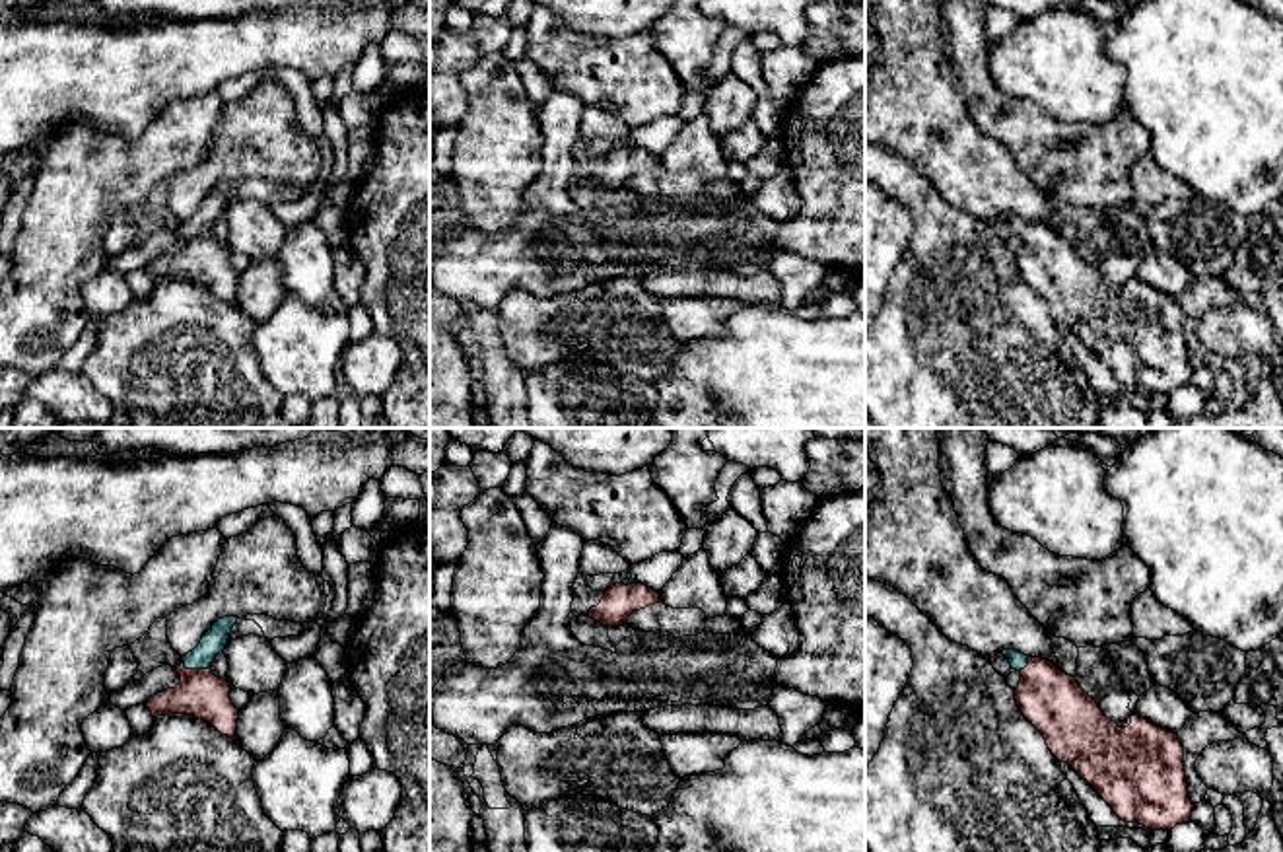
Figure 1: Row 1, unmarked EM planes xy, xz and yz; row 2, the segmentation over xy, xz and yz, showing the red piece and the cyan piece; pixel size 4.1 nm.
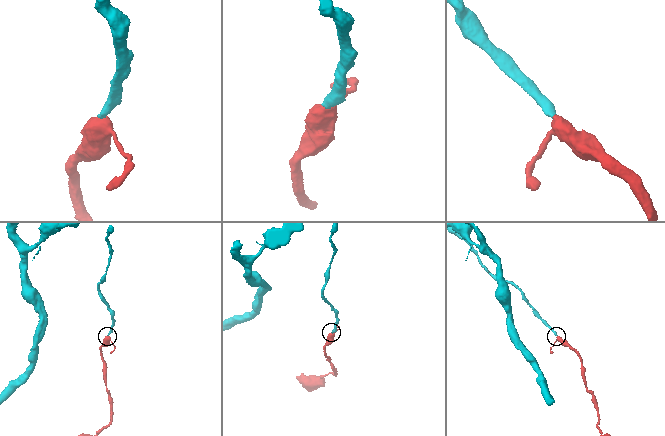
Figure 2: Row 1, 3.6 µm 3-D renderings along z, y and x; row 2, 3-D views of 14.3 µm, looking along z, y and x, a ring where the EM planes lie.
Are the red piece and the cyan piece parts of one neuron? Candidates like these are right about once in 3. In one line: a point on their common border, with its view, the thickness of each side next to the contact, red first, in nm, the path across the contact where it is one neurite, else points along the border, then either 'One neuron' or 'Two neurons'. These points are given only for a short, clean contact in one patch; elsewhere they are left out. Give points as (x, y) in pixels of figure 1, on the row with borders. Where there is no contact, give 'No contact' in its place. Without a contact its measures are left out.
Touches red at xy (195, 670). Thickness 190 nm (red) against 100 nm. Path across: xy (203, 695), (195, 670), (214, 640). One neuron

